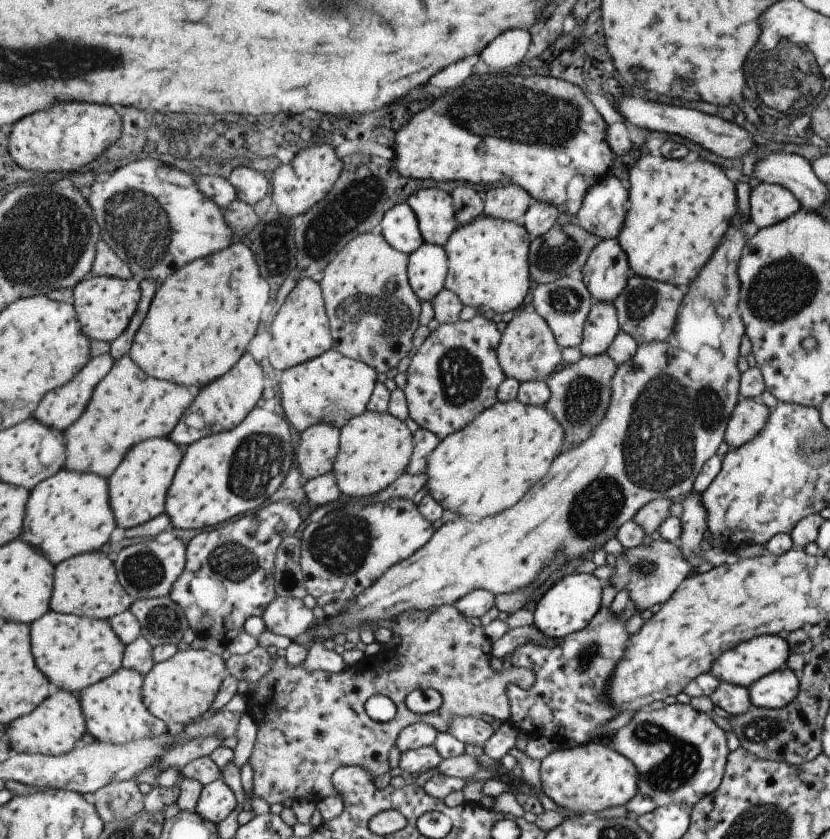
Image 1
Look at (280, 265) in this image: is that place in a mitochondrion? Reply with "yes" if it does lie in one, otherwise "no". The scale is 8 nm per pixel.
no

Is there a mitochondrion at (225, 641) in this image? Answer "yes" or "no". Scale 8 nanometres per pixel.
no

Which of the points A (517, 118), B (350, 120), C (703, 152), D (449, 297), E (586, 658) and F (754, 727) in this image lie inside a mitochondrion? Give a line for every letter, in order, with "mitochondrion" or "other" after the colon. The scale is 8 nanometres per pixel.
A: mitochondrion
B: other
C: other
D: other
E: mitochondrion
F: mitochondrion

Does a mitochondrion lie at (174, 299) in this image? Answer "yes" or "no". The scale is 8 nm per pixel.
no

